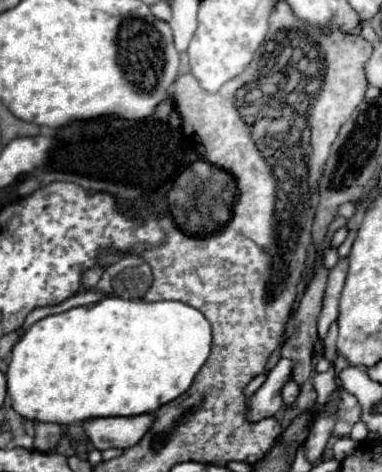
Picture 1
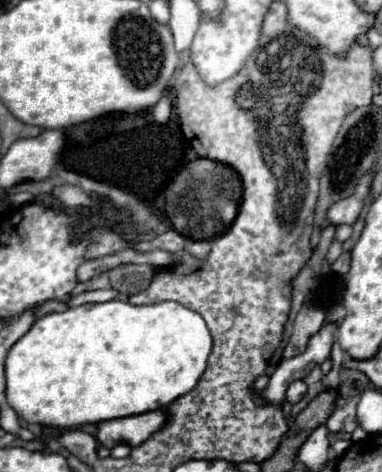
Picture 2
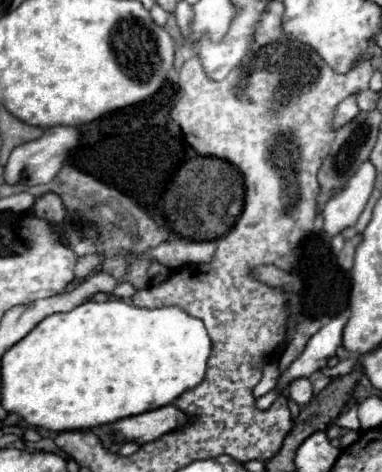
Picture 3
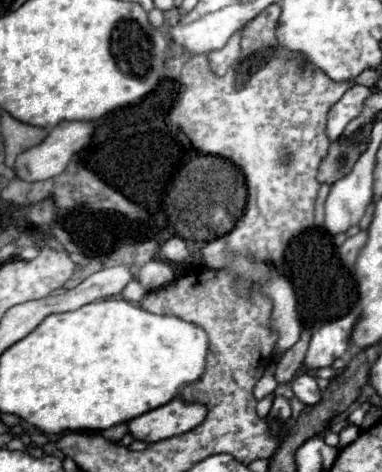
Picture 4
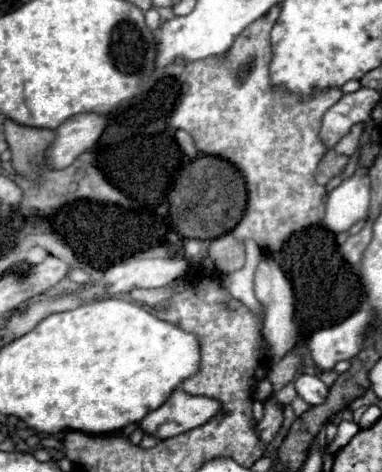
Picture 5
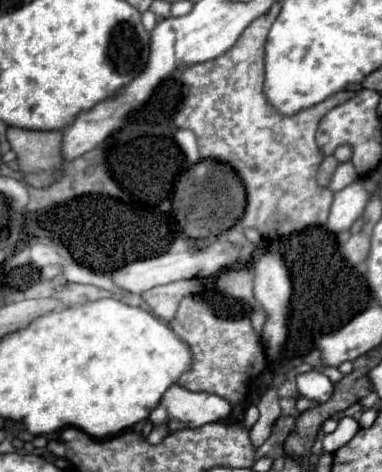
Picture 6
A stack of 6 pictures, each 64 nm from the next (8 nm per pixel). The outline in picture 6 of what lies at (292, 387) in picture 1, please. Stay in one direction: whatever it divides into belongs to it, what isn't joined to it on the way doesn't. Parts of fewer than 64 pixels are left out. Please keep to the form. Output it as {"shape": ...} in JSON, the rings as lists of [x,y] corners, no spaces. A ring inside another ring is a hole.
{"shape":[[[312,370],[306,374],[298,374],[298,392],[300,396],[312,400],[312,402],[326,402],[332,396],[334,384],[328,380],[328,376],[320,370]]]}

